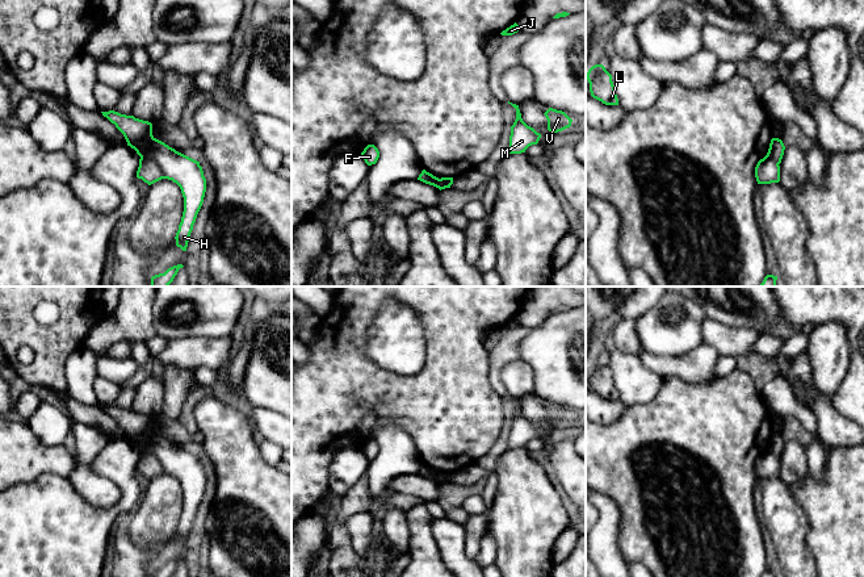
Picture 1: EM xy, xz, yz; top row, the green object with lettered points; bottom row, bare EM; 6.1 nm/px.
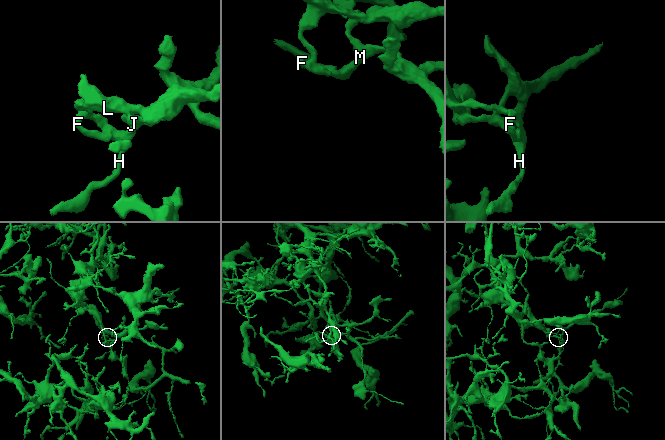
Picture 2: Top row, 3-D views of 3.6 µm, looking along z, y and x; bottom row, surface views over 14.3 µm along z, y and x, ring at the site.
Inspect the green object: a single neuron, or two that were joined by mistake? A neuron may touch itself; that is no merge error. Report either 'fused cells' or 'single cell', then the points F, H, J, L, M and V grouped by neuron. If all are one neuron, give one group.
fused cells | F L / H J M V

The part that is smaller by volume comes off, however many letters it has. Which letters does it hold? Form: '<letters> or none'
H, J, M, V

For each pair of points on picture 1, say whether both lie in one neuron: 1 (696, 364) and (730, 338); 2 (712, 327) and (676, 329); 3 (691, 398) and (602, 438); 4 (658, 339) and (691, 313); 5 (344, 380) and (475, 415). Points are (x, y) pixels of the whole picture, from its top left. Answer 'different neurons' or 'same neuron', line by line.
1: different neurons
2: different neurons
3: same neuron
4: same neuron
5: same neuron

